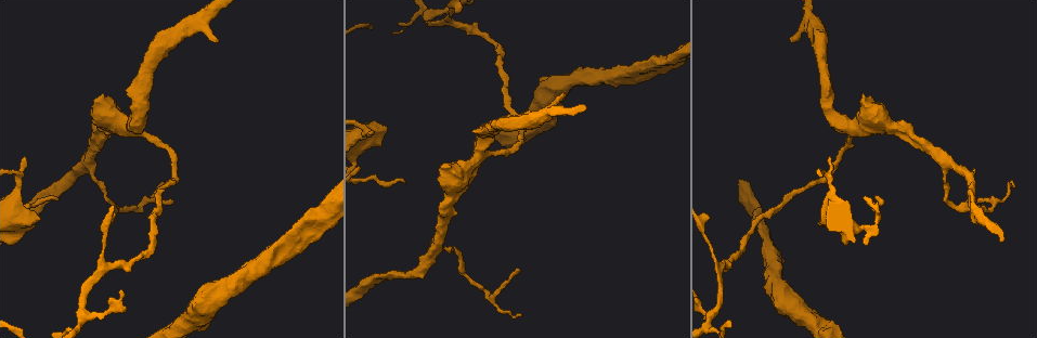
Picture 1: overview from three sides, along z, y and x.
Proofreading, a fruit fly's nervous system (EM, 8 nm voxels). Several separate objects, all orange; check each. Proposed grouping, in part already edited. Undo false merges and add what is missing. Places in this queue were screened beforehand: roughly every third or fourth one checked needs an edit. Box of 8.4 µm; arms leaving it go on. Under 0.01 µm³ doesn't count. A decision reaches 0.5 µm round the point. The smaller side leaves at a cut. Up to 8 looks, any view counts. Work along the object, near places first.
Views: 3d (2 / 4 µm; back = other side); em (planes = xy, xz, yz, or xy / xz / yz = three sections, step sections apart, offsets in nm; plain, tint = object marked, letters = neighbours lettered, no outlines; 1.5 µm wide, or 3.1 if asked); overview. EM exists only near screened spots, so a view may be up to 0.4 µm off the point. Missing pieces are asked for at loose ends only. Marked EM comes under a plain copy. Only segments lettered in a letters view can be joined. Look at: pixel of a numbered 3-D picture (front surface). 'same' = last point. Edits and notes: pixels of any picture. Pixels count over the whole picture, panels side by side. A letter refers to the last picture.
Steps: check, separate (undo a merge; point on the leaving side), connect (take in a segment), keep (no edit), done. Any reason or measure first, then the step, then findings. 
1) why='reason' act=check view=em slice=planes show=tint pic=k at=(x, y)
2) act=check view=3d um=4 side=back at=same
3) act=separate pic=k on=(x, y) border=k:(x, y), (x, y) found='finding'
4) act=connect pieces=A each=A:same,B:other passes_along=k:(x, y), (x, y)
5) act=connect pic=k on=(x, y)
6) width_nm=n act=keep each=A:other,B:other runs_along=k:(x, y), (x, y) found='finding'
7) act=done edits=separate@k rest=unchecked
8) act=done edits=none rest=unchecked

why='four-way junction' act=check view=em slice=xz step=8 show=tint pic=1 at=(713, 314)

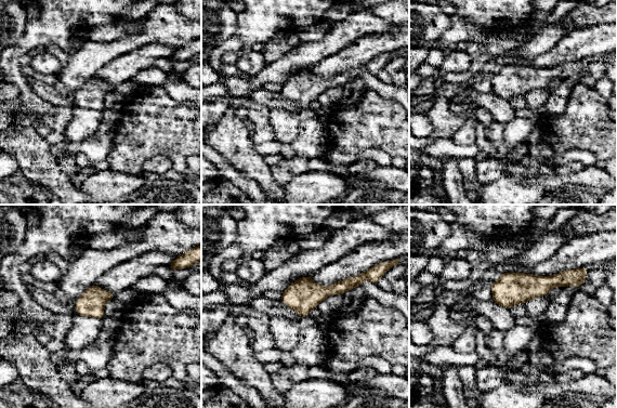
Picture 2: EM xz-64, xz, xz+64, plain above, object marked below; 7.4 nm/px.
act=check view=em slice=planes show=letters at=same

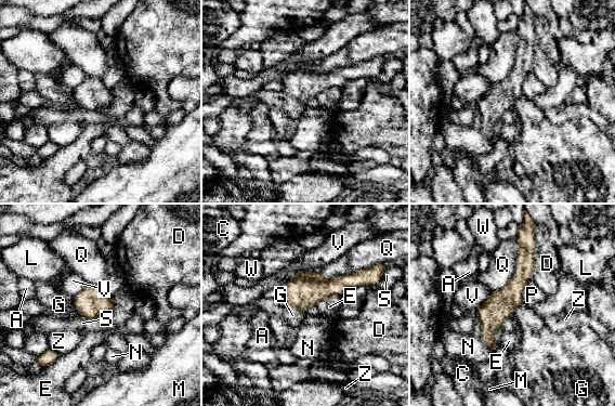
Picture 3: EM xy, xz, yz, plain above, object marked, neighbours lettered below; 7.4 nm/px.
act=keep each=A:other,C:other,D:other,E:other,G:other,L:other,M:other,N:other,P:other,Q:other,S:other,V:other,W:other,Z:other found='continuous, no second cell'

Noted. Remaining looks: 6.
why='thick end' act=check view=em slice=xz step=8 show=letters pic=1 at=(384, 128)

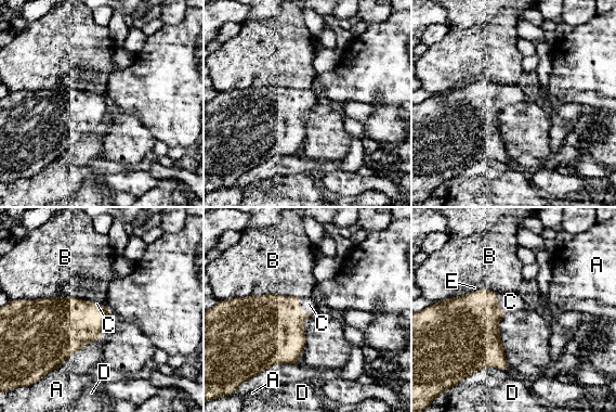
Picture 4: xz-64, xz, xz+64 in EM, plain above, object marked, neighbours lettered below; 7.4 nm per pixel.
act=connect pieces=C each=A:other,B:other,C:same,D:other,E:other found='it goes on there'

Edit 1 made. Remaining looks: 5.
why='see it whole again' act=check view=overview

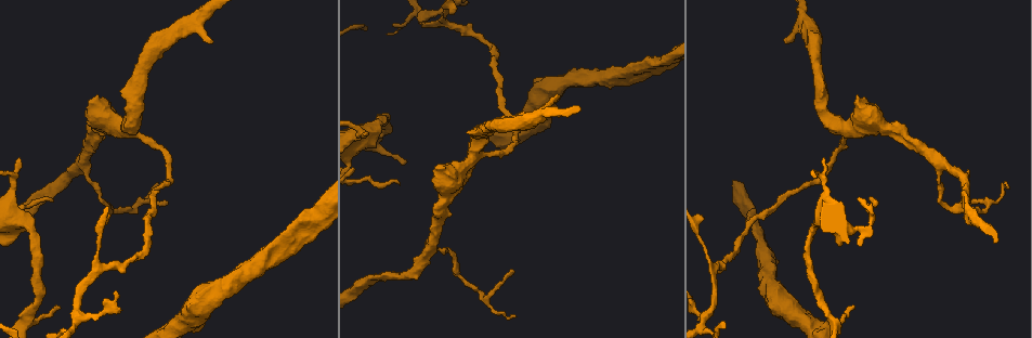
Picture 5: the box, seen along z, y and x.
why='branch stops here' act=check view=em slice=planes show=letters pic=5 at=(652, 74)

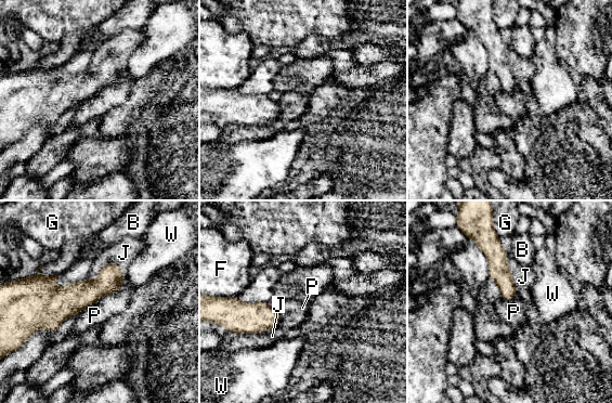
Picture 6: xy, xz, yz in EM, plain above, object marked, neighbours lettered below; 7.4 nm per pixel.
longest_contact=P:300nm act=keep each=B:other,F:other,G:other,J:other,P:other,W:other found='no lettered segment goes on from it'

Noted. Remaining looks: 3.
act=done edits=connect@4 rest=unchecked

